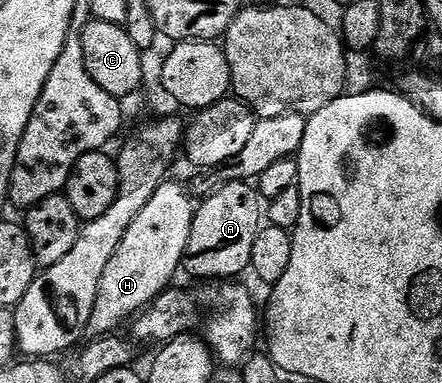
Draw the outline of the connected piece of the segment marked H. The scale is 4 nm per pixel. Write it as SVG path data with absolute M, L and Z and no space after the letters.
M165 180L154 192L154 197L138 212L134 224L126 228L122 244L114 252L106 272L98 284L98 300L94 300L94 312L90 316L88 334L92 338L103 338L119 331L120 325L145 310L156 297L173 285L172 277L181 273L186 240L190 240L194 201L180 182Z

